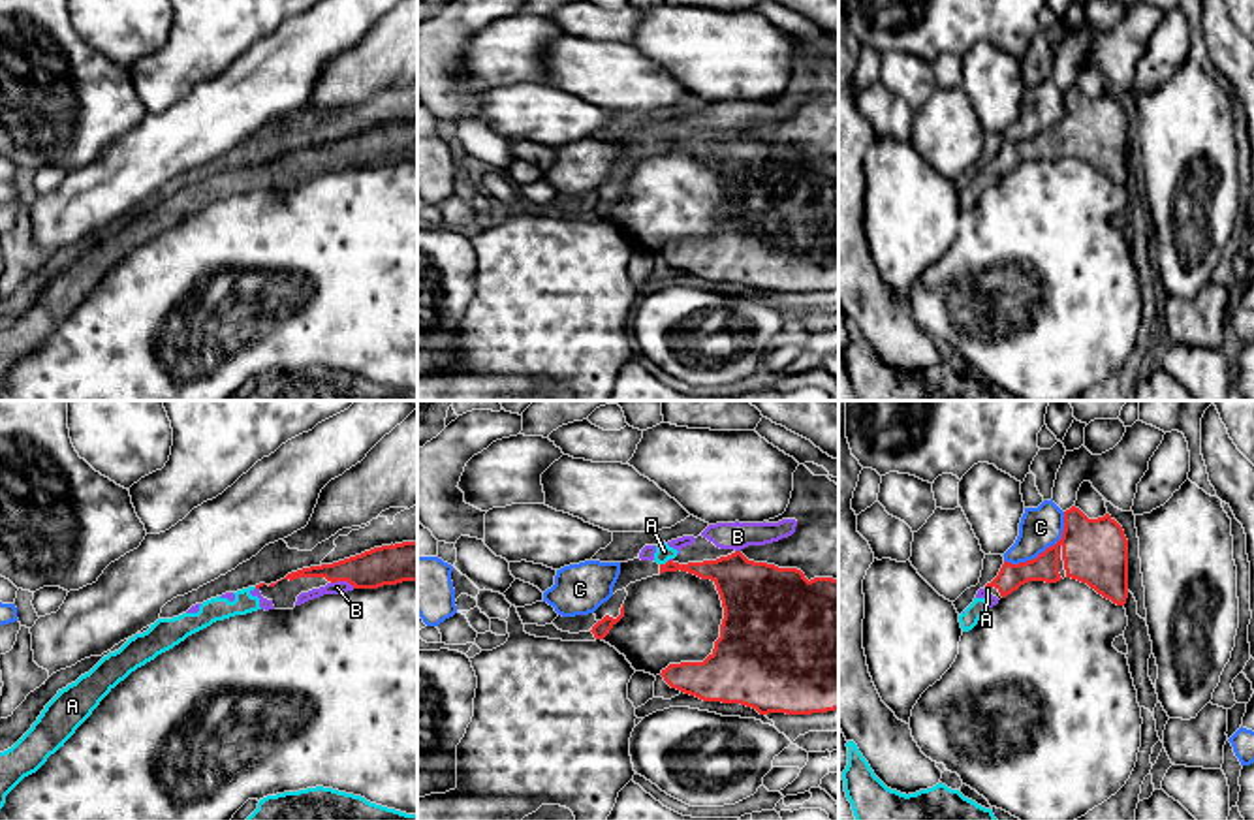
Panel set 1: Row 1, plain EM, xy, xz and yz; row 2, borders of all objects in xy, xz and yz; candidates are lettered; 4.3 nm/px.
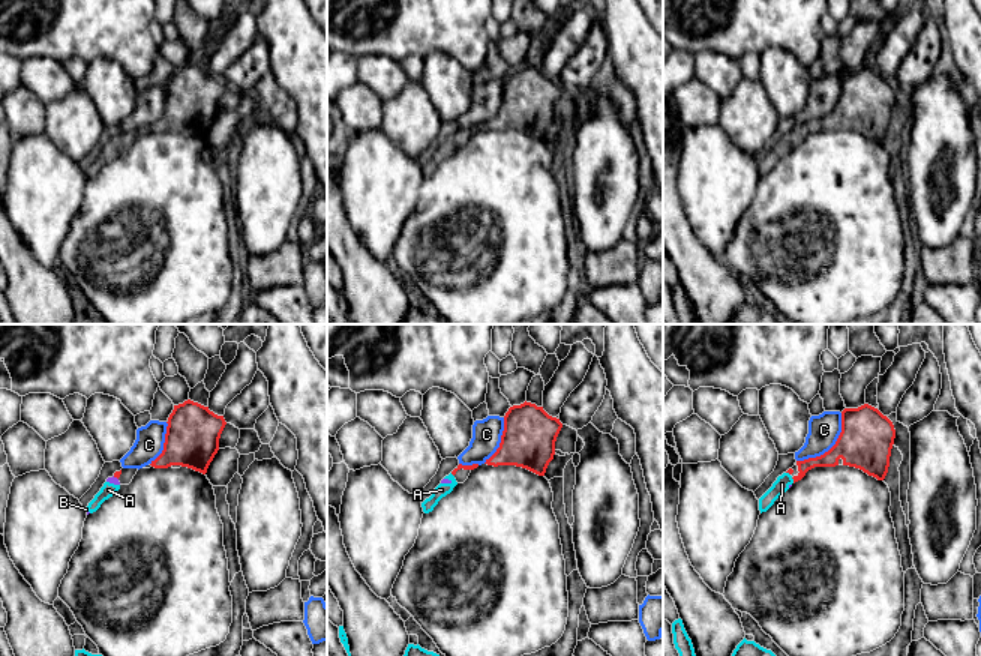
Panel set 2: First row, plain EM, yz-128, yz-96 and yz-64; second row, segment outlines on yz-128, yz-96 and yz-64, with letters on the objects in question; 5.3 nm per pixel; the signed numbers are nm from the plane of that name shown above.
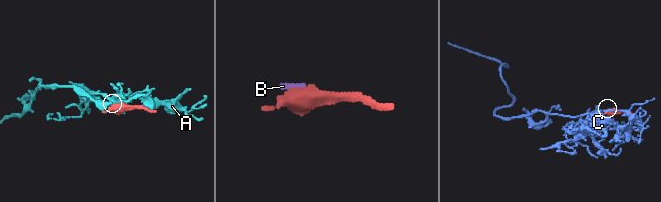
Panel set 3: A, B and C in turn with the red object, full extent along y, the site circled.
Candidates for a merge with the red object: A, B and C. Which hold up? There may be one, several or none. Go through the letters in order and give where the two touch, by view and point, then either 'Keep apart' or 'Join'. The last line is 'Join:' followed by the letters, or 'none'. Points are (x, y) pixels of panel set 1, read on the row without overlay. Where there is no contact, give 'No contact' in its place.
A: Touches red at xz (666, 141). Join
B: Touches red at xy (343, 158). Keep apart
C: Touches red at yz (1046, 128). Keep apart
Join: A

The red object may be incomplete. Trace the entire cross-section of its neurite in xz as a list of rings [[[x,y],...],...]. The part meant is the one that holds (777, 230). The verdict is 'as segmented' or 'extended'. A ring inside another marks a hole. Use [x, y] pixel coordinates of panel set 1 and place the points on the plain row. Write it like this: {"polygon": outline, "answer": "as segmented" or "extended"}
{"polygon": [[[656,124],[664,150],[711,158],[722,179],[720,216],[703,241],[669,243],[664,260],[703,280],[741,282],[760,293],[812,293],[839,288],[839,158],[807,158],[797,147],[748,139],[741,130],[703,141],[679,143],[677,128]]], "answer": "extended"}

